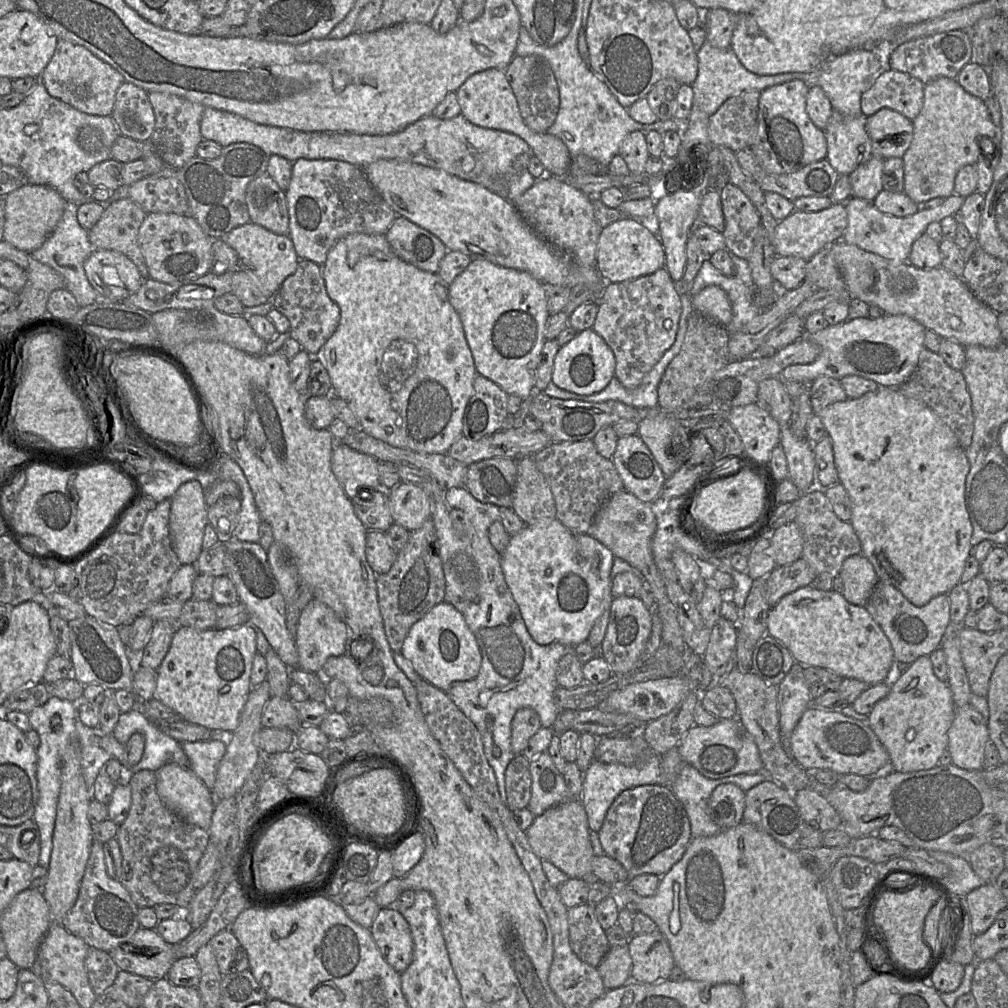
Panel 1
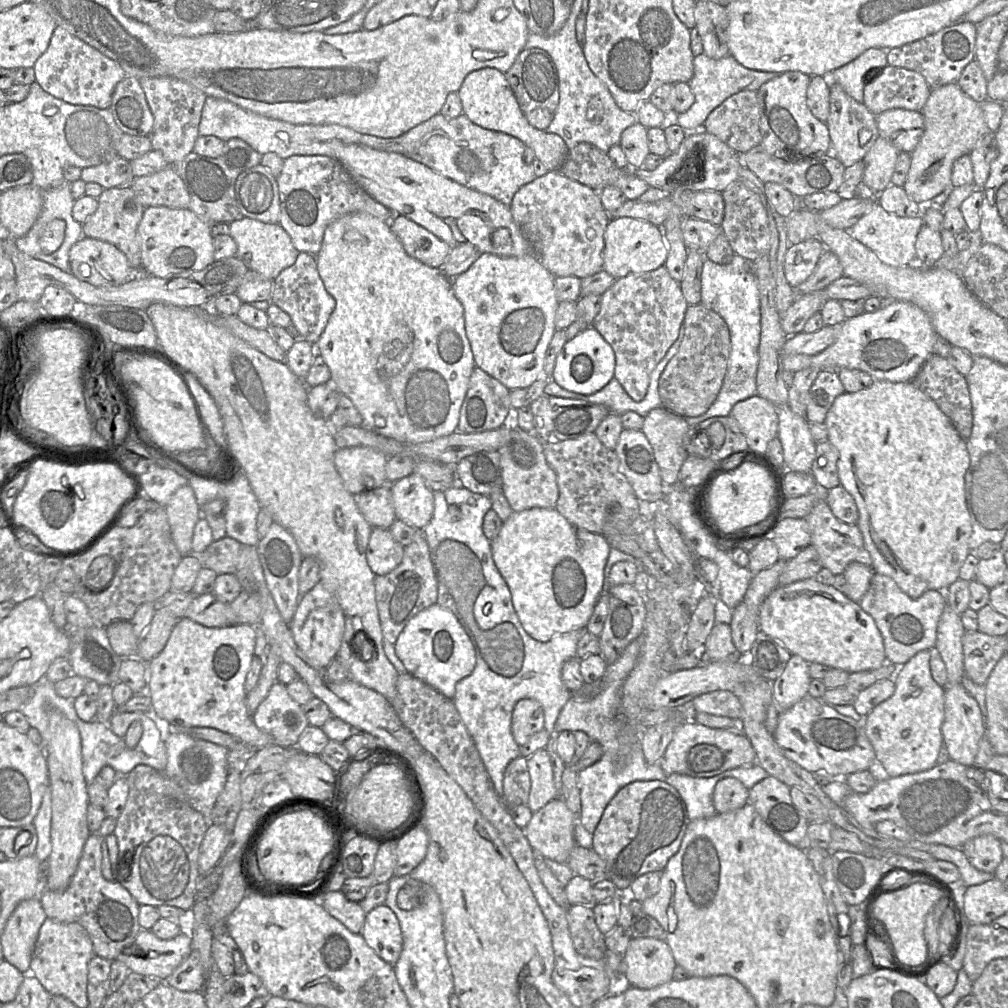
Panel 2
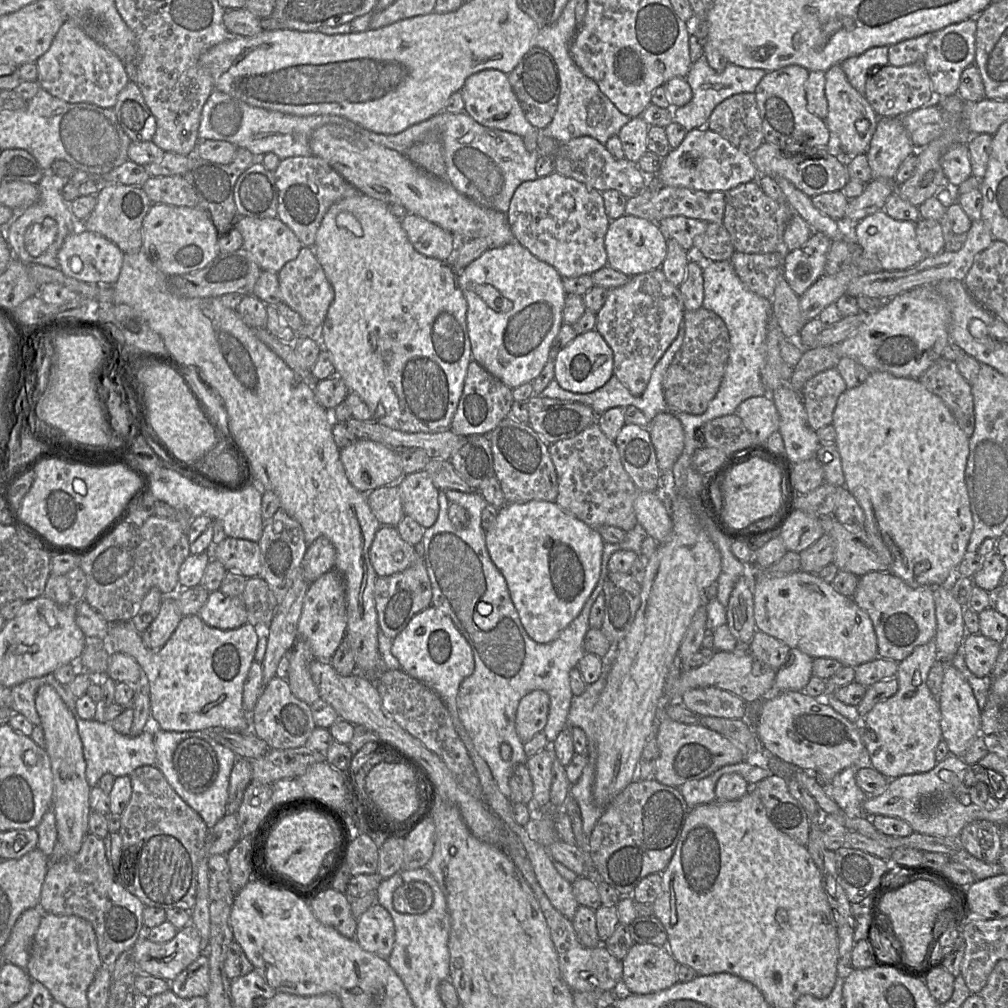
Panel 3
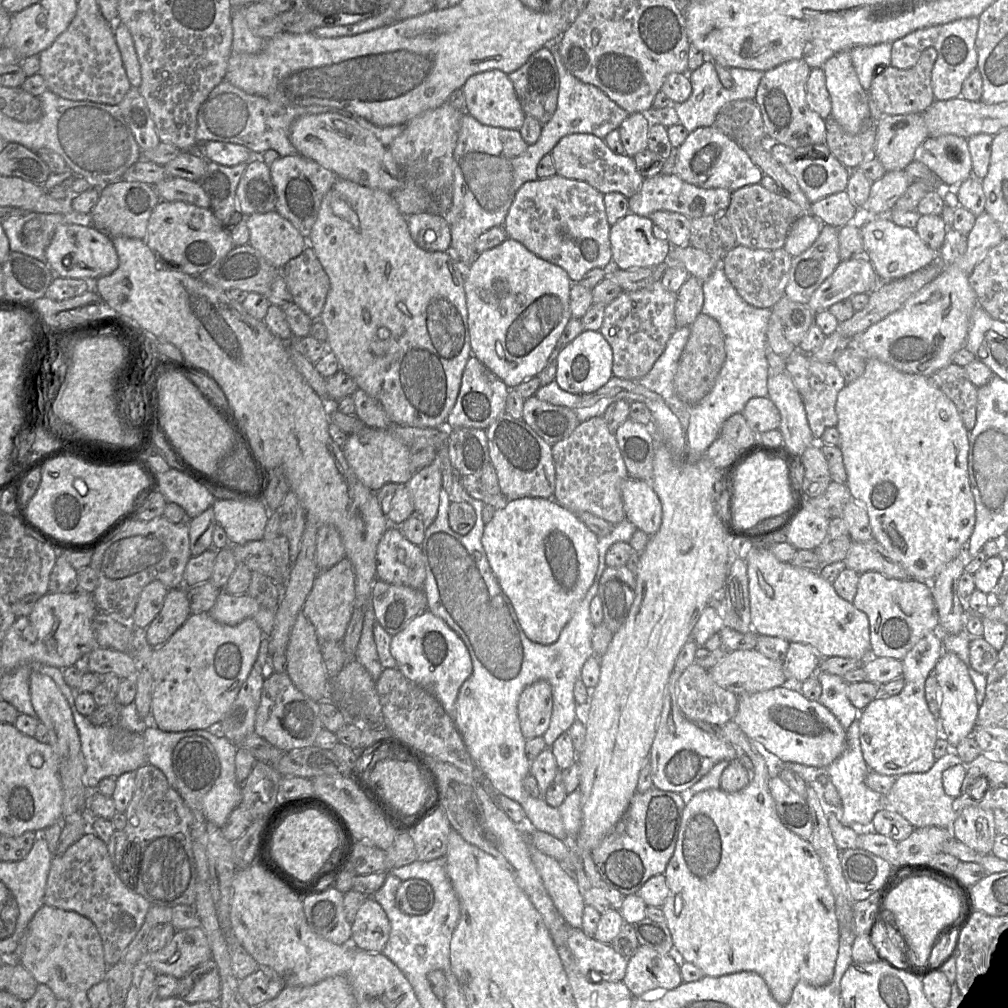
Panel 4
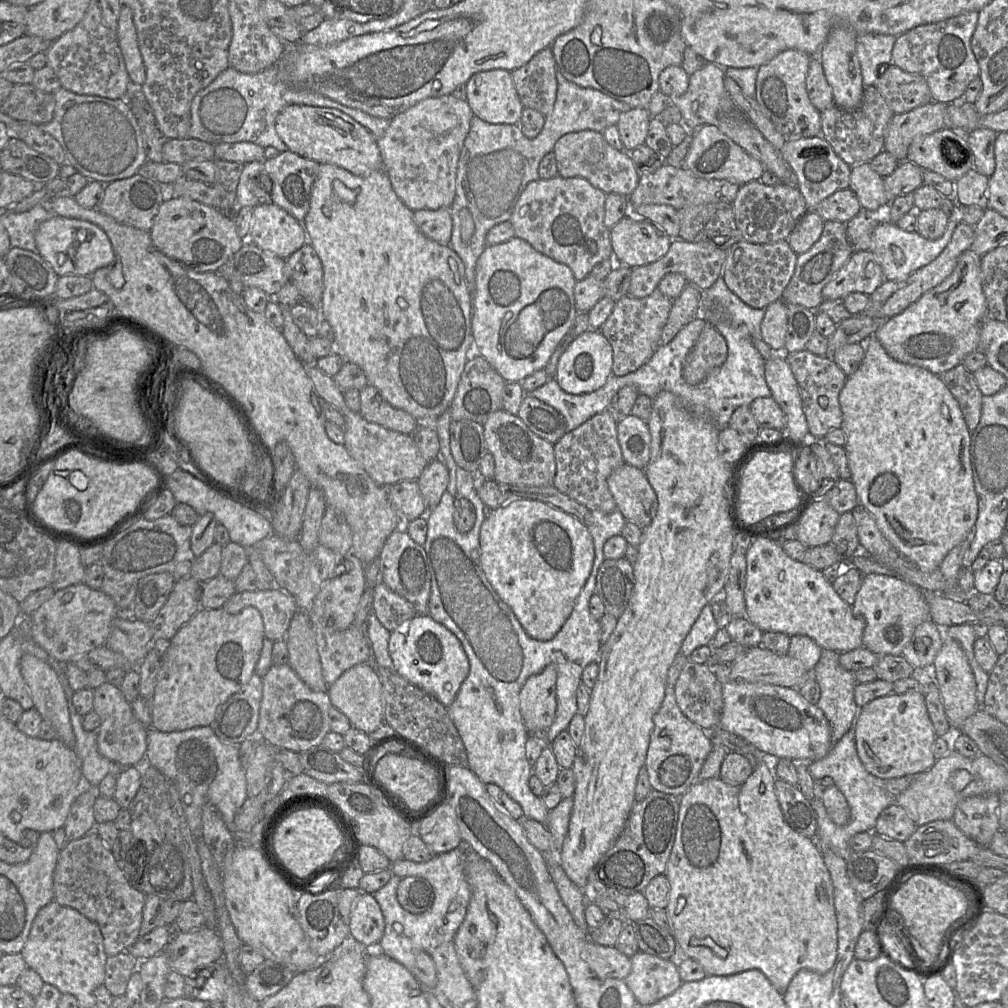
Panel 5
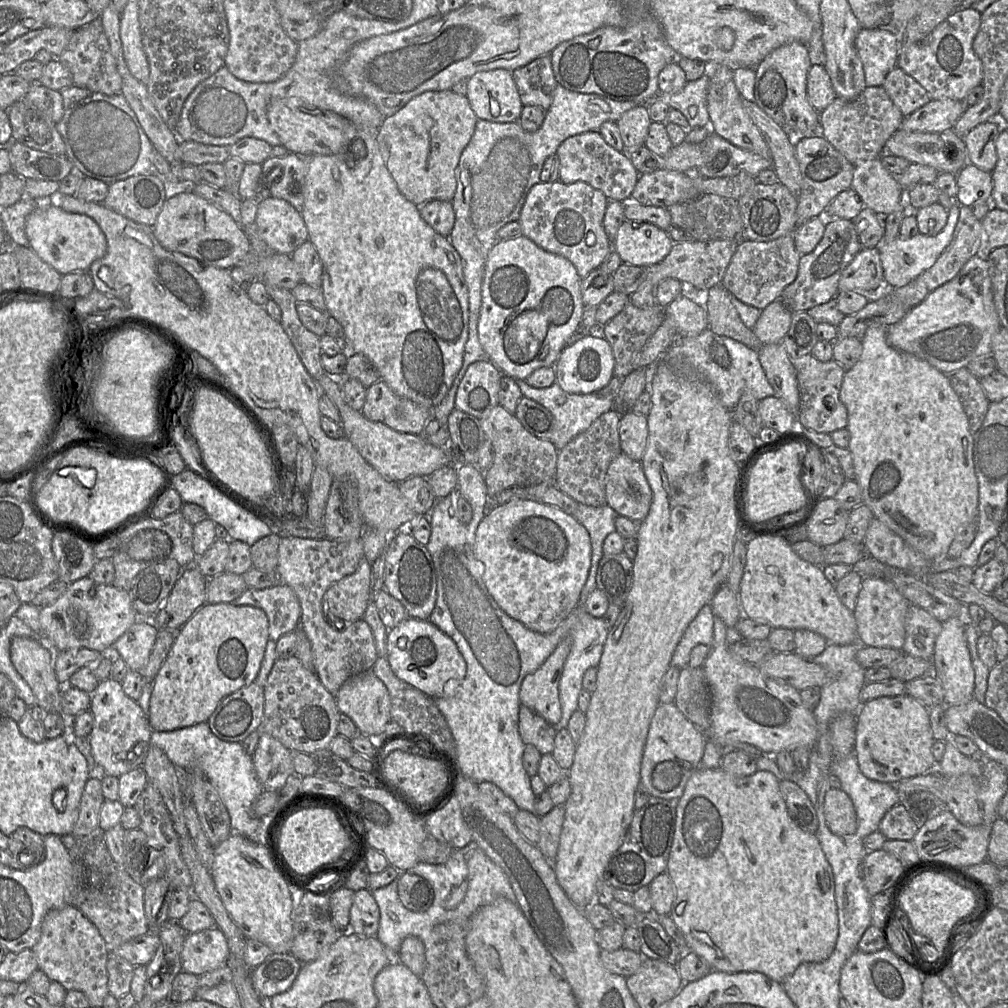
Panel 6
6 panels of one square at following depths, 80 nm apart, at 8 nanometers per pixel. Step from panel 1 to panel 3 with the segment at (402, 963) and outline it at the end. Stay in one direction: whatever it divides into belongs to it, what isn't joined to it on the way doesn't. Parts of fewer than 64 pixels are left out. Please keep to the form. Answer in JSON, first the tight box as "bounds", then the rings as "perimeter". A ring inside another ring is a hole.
{"bounds":[354,905,395,961],"perimeter":[[[371,905],[357,919],[354,939],[362,949],[388,961],[395,940],[392,916],[382,905]]]}

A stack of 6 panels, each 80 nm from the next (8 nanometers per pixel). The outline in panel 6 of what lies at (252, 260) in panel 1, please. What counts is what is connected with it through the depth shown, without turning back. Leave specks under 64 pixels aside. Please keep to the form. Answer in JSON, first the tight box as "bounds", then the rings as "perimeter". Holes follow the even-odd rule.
{"bounds":[254,196,309,255],"perimeter":[[[272,196],[259,202],[254,226],[257,235],[280,254],[291,255],[309,238],[301,213],[286,200]]]}

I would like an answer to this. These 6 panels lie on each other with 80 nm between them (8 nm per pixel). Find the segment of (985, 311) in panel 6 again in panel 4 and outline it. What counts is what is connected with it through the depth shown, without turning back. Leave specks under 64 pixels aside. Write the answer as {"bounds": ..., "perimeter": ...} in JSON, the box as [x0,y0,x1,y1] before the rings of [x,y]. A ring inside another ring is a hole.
{"bounds":[851,229,979,376],"perimeter":[[[953,229],[947,231],[940,251],[945,269],[940,275],[910,296],[899,310],[854,337],[851,346],[856,346],[866,359],[877,358],[902,372],[924,376],[954,363],[955,353],[967,348],[971,315],[979,305],[969,276],[958,266],[967,250],[966,236]]]}

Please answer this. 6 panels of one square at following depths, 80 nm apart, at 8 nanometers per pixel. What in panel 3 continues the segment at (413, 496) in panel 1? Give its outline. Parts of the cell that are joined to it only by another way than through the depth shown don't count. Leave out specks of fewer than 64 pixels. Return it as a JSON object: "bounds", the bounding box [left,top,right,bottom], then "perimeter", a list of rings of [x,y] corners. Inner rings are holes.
{"bounds":[399,470,439,529],"perimeter":[[[425,470],[406,475],[399,491],[405,515],[426,529],[433,526],[439,514],[439,489],[430,475]]]}

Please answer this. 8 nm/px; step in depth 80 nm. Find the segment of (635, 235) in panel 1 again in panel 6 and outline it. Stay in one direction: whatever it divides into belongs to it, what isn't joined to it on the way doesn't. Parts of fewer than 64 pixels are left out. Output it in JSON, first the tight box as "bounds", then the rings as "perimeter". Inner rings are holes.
{"bounds":[613,220,673,267],"perimeter":[[[624,220],[613,240],[613,249],[623,263],[647,267],[662,261],[673,241],[657,225],[641,220]]]}

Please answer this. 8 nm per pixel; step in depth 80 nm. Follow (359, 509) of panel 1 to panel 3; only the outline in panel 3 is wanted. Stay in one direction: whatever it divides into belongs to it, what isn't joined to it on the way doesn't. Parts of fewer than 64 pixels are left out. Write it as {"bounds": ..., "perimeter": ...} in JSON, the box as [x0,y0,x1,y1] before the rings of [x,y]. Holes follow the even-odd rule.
{"bounds":[366,485,405,526],"perimeter":[[[387,485],[366,495],[369,507],[382,526],[394,526],[405,517],[398,485]]]}

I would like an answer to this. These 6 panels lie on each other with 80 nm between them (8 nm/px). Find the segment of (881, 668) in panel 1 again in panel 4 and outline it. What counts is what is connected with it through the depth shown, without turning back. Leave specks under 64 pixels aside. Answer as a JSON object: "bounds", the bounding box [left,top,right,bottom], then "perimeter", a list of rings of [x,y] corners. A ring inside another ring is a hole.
{"bounds":[745,543,871,660],"perimeter":[[[752,543],[752,549],[749,551],[745,559],[748,575],[748,589],[749,589],[749,605],[751,628],[758,635],[767,635],[782,638],[788,642],[798,642],[812,646],[821,658],[832,656],[853,658],[857,660],[866,660],[871,655],[871,641],[870,641],[870,623],[866,613],[857,609],[853,603],[841,598],[835,591],[833,585],[826,581],[819,571],[813,571],[806,568],[796,567],[789,562],[779,561],[768,549],[755,548]]]}

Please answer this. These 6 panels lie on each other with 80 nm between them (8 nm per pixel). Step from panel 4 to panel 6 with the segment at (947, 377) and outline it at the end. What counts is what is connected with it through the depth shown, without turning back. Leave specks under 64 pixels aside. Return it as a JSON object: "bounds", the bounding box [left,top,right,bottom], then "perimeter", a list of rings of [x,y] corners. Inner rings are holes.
{"bounds":[945,367,991,433],"perimeter":[[[967,367],[945,374],[961,399],[969,419],[971,432],[976,433],[981,428],[991,403],[985,394],[981,380],[974,376]]]}

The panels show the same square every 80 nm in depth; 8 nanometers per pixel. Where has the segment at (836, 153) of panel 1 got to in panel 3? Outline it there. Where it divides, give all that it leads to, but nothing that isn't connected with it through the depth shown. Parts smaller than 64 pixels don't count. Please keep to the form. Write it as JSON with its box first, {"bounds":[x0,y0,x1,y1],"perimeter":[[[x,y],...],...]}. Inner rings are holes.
{"bounds":[825,64,879,160],"perimeter":[[[840,64],[833,65],[825,72],[825,94],[828,102],[826,124],[840,152],[849,160],[866,154],[875,133],[879,116],[864,95],[849,83]]]}

